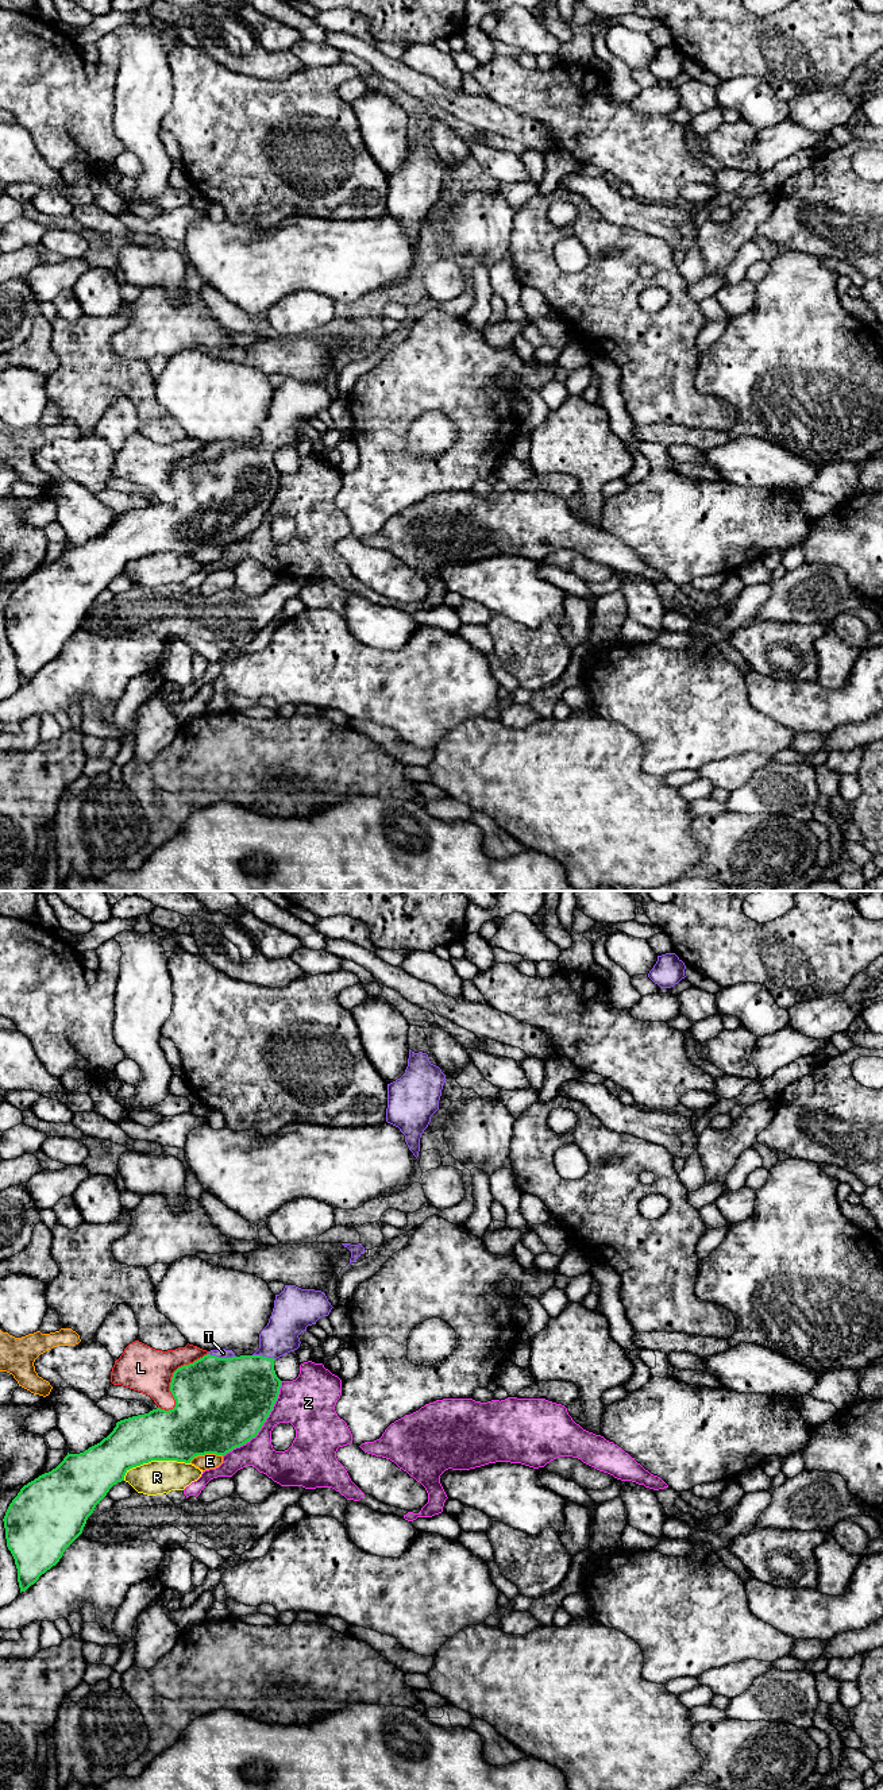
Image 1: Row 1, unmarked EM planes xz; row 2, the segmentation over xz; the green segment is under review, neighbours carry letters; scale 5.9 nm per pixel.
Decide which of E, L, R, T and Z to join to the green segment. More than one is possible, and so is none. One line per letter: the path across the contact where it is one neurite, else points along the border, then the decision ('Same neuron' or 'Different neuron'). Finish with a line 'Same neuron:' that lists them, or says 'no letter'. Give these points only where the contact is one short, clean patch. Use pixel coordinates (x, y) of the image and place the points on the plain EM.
E: Different neuron
L: Different neuron
R: Different neuron
T: Path across: xz (218, 493), (222, 451), (223, 446). Same neuron
Z: Different neuron
Same neuron: T

